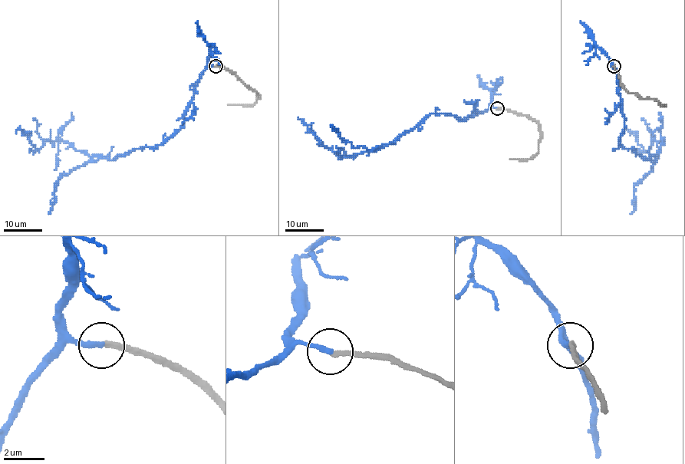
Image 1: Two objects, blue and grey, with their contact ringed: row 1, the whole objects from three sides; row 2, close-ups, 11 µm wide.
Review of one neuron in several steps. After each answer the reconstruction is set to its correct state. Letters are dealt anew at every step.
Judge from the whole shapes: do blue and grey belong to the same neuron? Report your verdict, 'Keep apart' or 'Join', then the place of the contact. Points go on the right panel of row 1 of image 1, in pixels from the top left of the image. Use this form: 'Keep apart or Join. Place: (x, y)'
Join. Place: (614, 66)

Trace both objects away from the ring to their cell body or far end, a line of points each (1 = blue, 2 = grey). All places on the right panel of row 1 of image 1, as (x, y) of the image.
1: (613, 66), (624, 124), (619, 147), (646, 159), (656, 156), (662, 140), (646, 150), (624, 133)
2: (614, 66), (620, 83), (629, 93), (664, 104)

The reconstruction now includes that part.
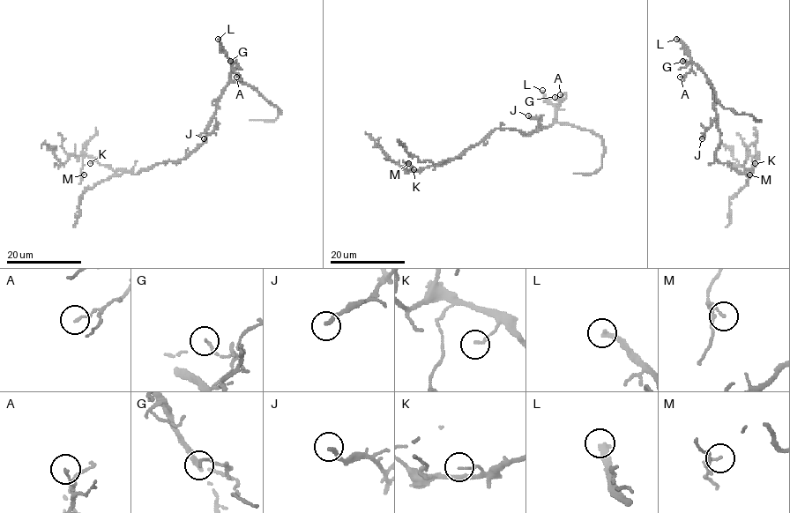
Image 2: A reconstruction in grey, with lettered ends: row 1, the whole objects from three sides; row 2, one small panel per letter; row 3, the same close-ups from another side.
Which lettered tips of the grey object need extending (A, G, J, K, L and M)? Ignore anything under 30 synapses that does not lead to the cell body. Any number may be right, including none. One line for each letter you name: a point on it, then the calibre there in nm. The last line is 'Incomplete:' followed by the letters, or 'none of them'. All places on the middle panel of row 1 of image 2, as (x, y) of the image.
L: at (542, 90); 320 nm thick
Incomplete: L

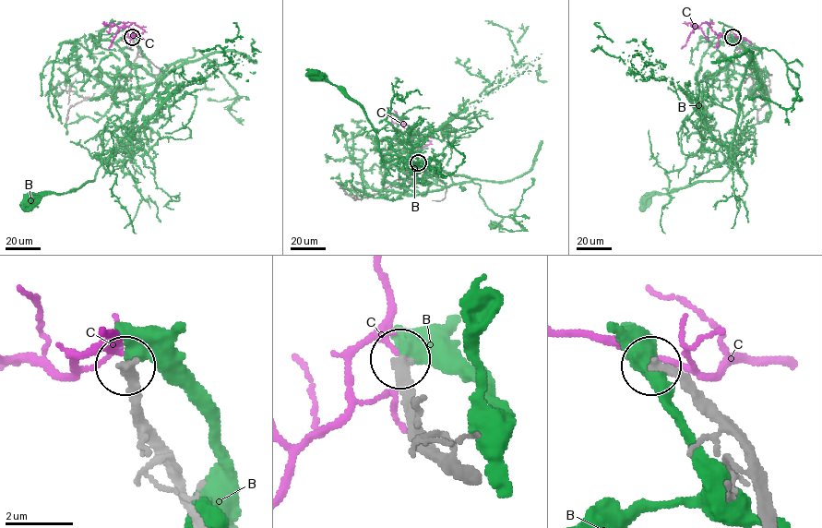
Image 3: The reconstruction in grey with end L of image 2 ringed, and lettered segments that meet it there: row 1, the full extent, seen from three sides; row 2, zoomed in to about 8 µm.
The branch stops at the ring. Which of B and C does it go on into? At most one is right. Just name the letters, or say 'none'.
none

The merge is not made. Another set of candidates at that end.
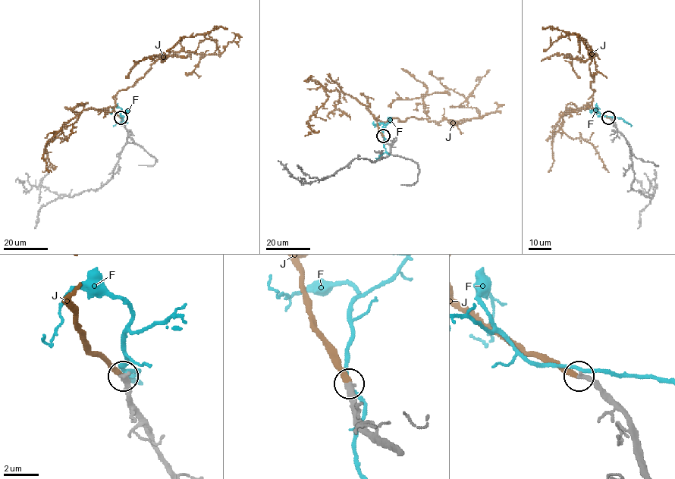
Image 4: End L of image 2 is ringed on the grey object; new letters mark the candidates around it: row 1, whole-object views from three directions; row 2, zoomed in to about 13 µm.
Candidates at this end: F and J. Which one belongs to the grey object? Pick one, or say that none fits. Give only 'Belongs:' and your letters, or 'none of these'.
Belongs: J

